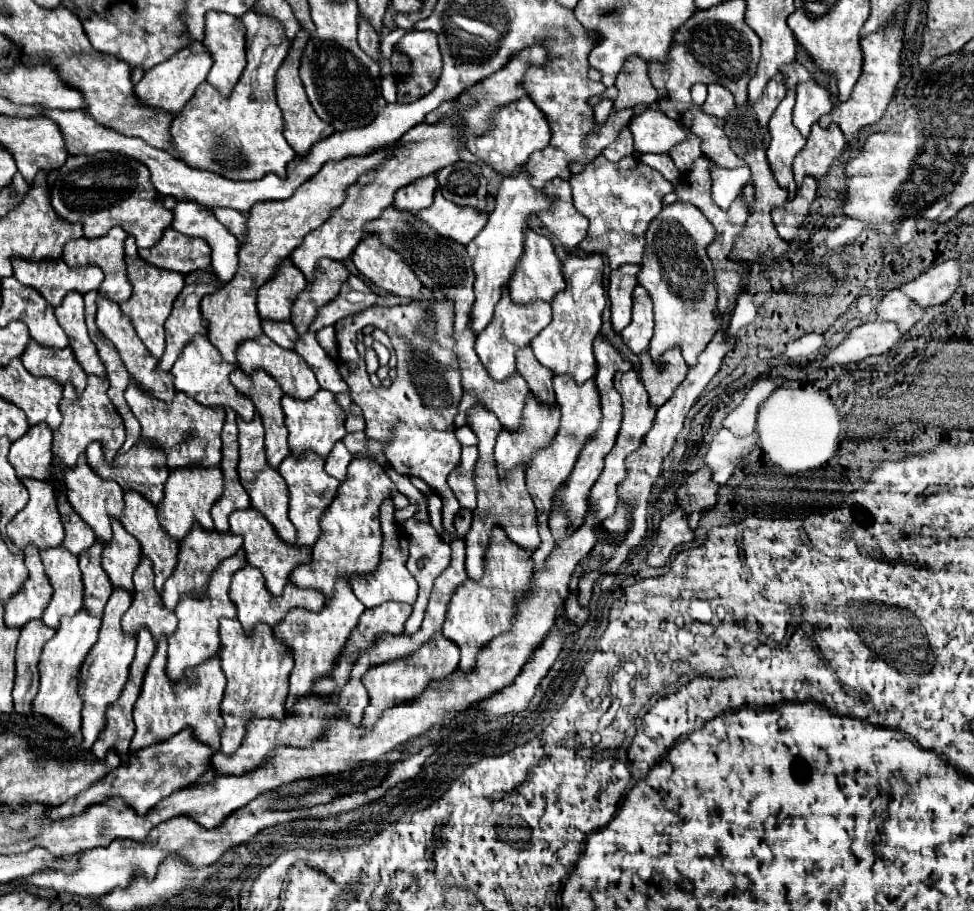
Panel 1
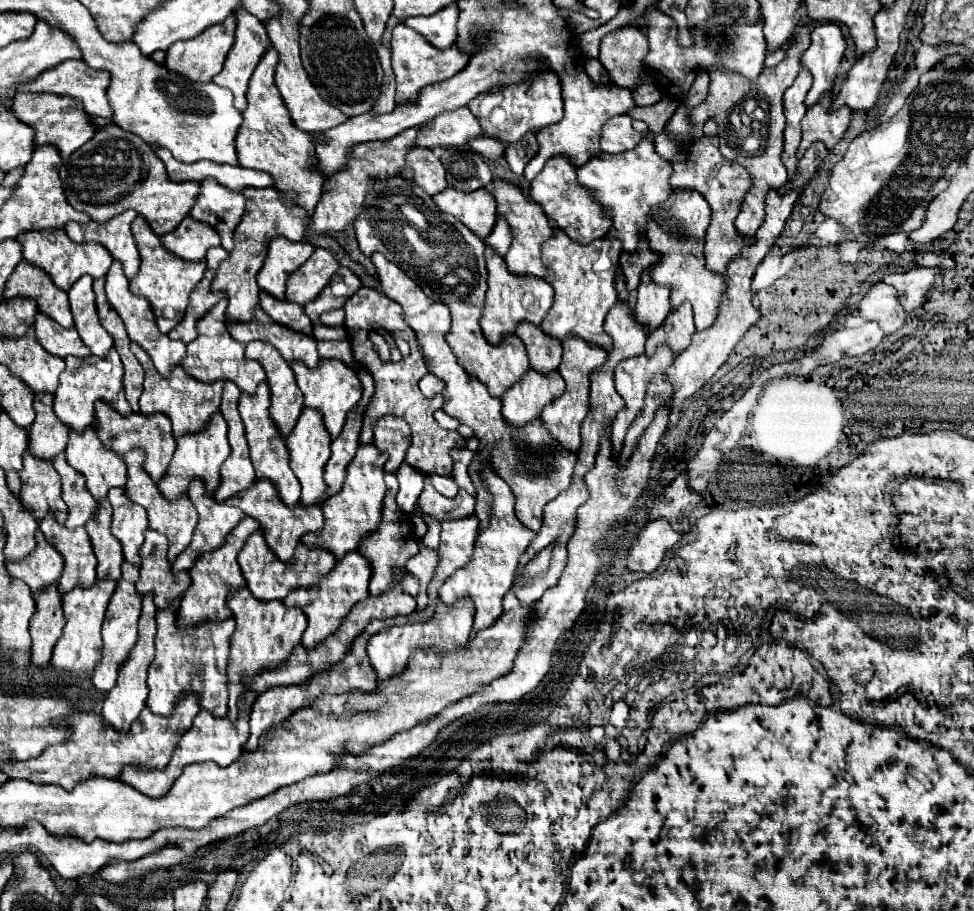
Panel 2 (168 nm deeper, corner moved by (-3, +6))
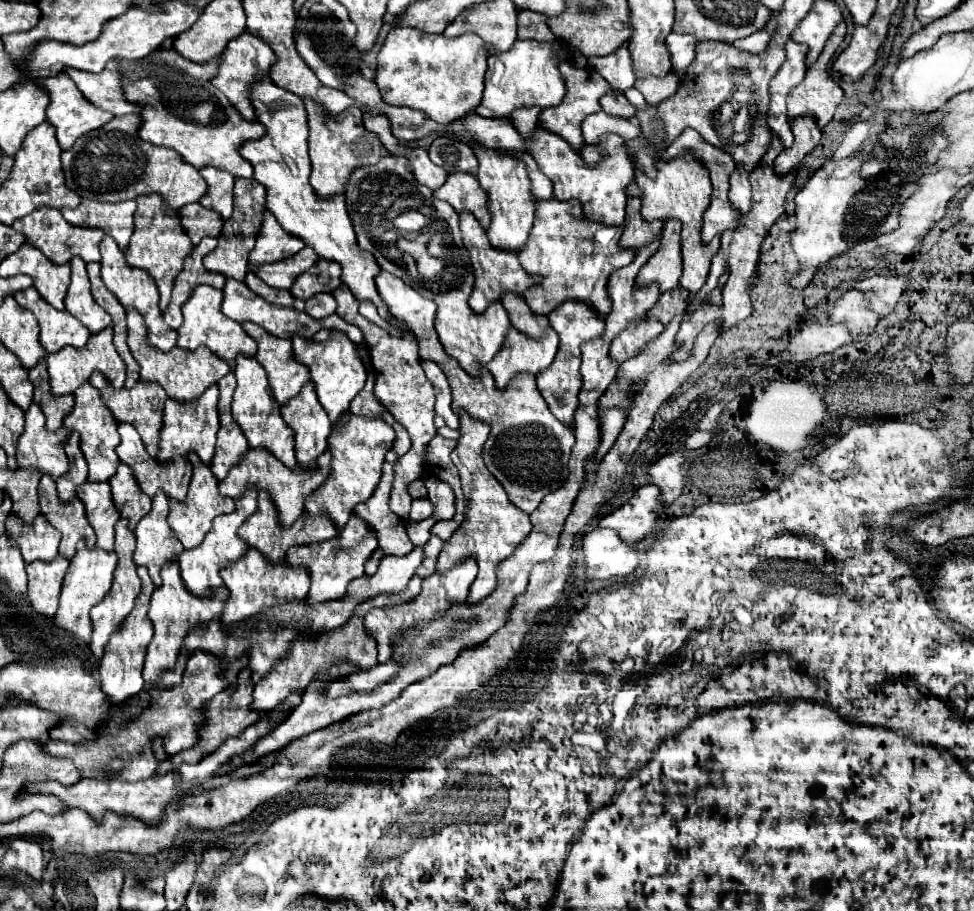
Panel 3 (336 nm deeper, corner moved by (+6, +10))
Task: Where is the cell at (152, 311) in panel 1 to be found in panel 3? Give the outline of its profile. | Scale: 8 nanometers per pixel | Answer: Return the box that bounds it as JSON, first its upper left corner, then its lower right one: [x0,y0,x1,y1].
[126,197,192,309]

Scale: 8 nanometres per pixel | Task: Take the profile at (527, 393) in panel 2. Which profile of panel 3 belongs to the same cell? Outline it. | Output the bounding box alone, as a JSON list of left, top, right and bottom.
[486,327,558,389]

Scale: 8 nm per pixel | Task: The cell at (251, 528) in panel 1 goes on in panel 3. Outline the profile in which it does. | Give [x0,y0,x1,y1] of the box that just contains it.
[220,449,332,527]

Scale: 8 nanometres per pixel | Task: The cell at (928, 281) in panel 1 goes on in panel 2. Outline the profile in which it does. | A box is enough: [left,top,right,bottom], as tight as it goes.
[883,267,939,311]

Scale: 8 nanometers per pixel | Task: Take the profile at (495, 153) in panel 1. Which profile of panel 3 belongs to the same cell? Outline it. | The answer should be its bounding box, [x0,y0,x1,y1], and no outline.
[476,41,566,117]

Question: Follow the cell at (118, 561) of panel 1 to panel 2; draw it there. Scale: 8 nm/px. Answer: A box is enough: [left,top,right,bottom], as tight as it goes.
[107,489,149,565]

